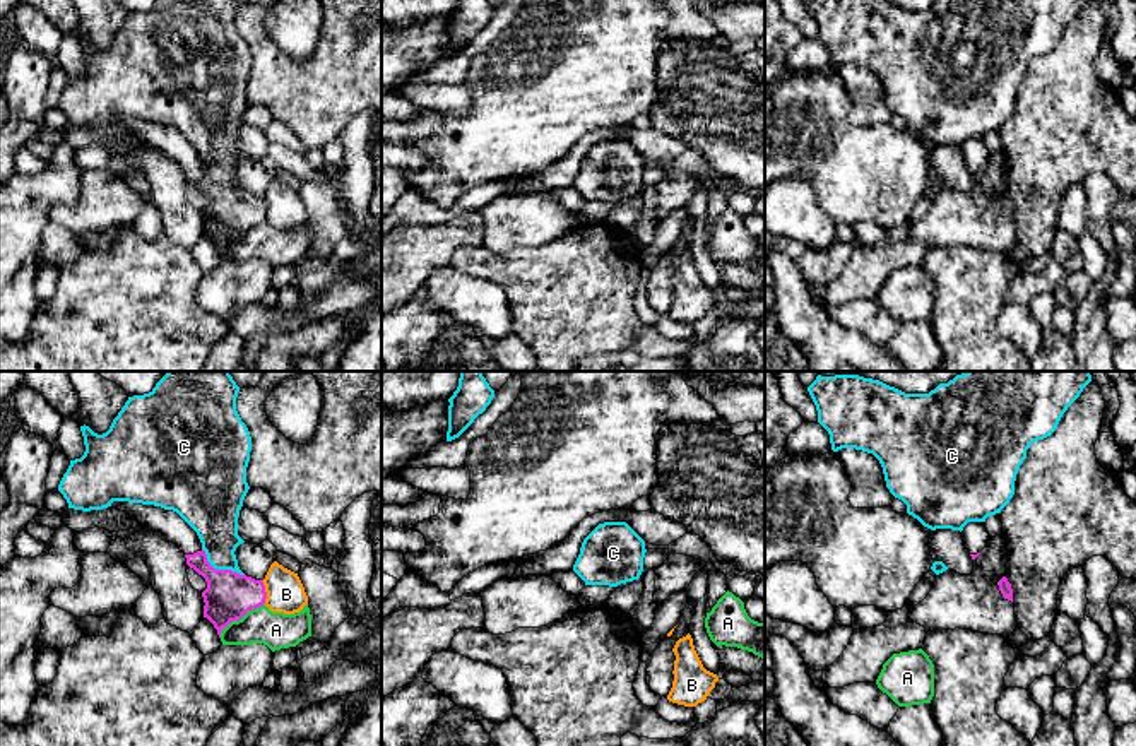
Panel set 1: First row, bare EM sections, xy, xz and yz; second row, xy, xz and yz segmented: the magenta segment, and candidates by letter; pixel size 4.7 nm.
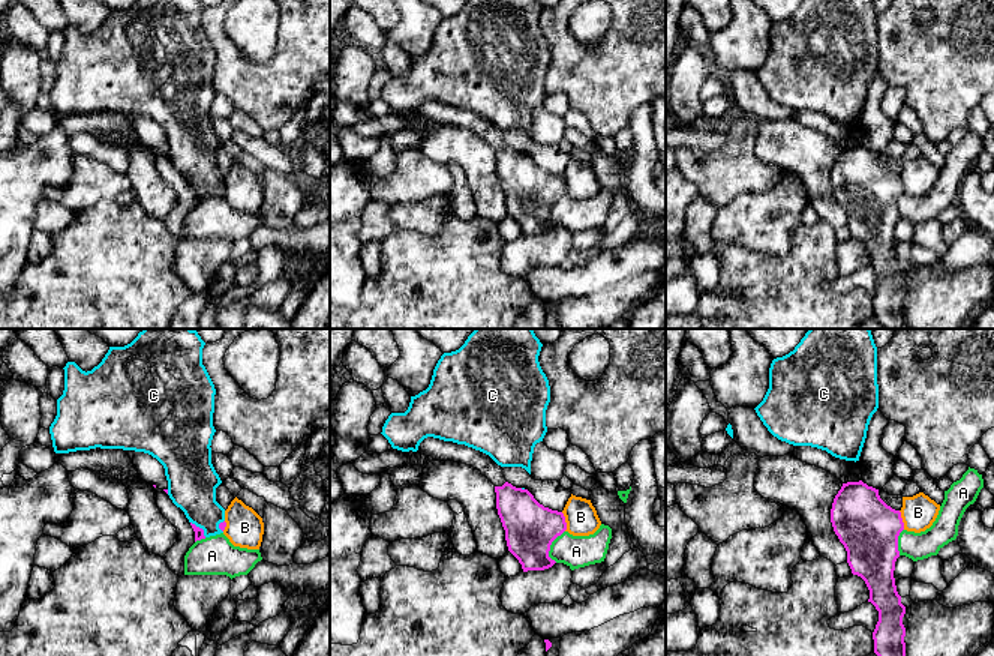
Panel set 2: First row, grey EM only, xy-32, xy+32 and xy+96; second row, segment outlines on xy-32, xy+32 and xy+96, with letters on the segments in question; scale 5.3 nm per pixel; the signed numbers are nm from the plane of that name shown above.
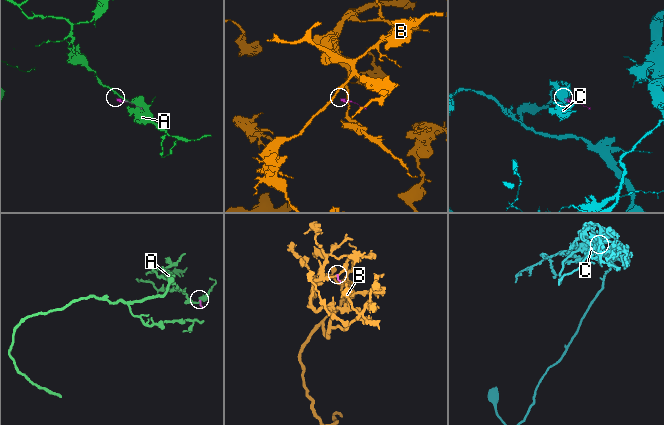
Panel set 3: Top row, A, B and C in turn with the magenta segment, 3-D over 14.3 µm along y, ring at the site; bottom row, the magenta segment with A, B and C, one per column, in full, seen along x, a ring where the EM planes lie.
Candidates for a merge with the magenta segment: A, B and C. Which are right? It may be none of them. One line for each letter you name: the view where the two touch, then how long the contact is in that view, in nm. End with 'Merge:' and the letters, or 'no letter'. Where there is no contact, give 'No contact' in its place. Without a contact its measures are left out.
Merge: no letter

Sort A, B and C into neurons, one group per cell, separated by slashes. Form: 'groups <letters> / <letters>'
groups A / B / C

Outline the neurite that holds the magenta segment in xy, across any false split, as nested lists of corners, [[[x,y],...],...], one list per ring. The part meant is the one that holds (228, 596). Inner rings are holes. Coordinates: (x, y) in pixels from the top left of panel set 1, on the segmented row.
[[[113,501],[111,508],[125,512],[139,524],[161,532],[185,553],[186,565],[207,582],[207,589],[202,592],[204,618],[214,625],[219,638],[231,621],[238,621],[248,611],[265,604],[263,582],[231,570],[216,570],[207,561],[197,532],[176,512],[128,501]]]

